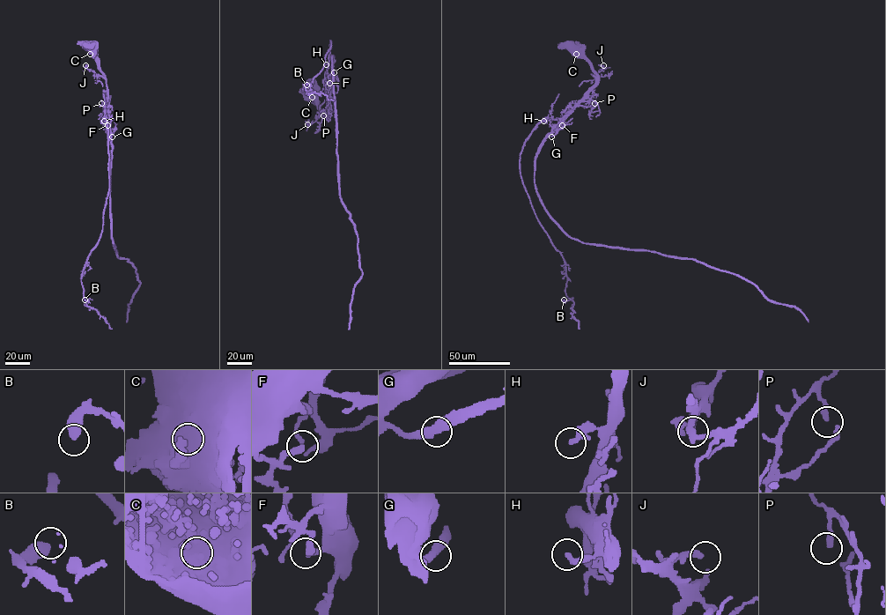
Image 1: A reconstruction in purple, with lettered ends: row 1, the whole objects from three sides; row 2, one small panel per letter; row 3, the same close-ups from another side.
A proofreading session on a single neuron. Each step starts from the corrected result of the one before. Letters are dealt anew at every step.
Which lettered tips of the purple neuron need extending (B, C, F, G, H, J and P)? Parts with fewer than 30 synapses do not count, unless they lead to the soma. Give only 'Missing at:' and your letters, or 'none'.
Missing at: none

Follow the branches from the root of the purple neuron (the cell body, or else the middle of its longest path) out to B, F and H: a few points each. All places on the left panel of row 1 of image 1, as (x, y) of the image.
B: (90, 45), (108, 97), (108, 118), (103, 119), (108, 189), (100, 237), (81, 278), (84, 300)
F: (90, 45), (92, 43), (94, 47), (95, 60), (105, 75), (107, 125)
H: (90, 45), (92, 43), (94, 47), (95, 60), (106, 78), (108, 118), (104, 121)

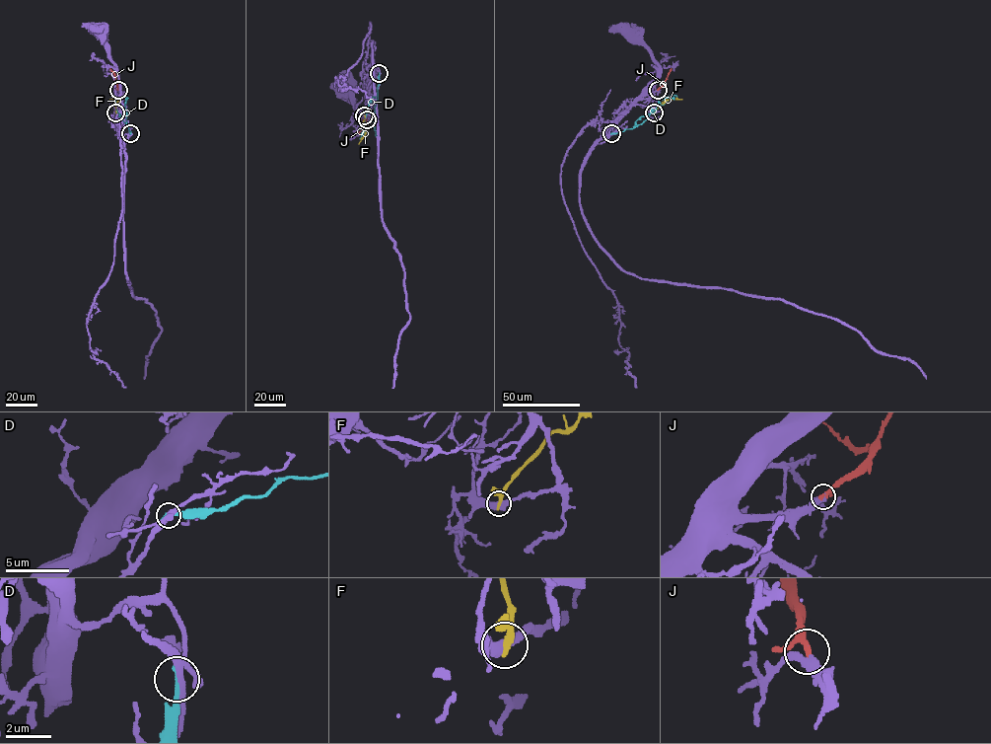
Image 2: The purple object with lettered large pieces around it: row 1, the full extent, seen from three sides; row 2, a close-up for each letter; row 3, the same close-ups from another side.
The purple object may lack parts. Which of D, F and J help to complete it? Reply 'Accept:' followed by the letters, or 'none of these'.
Accept: J

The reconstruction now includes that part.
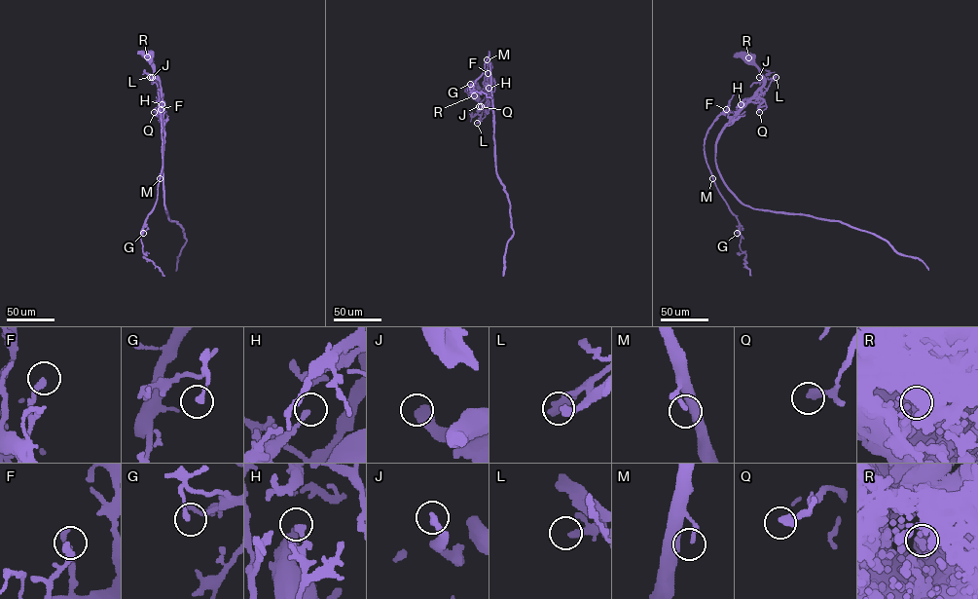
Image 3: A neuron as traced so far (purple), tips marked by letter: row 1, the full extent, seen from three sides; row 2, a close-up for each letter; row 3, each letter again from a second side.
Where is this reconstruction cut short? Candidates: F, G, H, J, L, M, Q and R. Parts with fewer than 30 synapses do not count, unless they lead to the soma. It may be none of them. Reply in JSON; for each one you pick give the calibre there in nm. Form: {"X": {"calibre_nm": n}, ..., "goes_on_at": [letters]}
{"J": {"calibre_nm": 400}, "L": {"calibre_nm": 190}, "goes_on_at": ["J", "L"]}

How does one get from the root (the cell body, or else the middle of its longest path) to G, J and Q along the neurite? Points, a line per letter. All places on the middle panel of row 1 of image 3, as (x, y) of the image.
G: (475, 90), (472, 92), (486, 111), (488, 87), (485, 76), (488, 51), (483, 73), (470, 84)
J: (475, 90), (472, 92), (486, 111), (479, 106)
Q: (475, 90), (472, 92), (486, 111), (488, 104), (488, 113), (484, 105), (481, 106)

